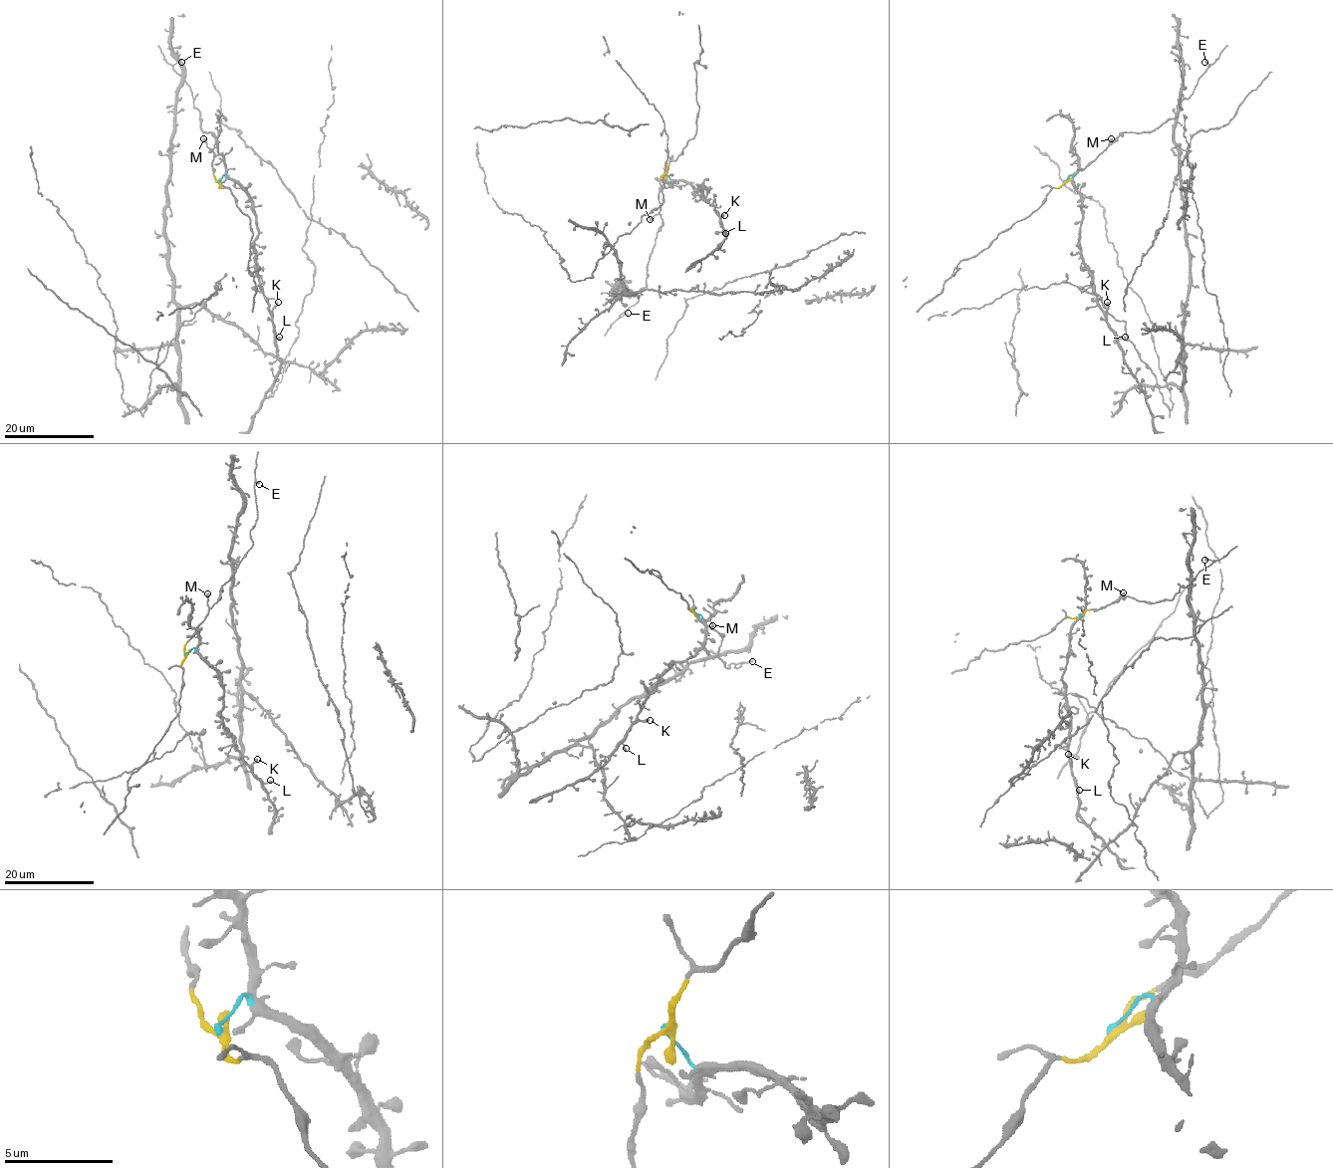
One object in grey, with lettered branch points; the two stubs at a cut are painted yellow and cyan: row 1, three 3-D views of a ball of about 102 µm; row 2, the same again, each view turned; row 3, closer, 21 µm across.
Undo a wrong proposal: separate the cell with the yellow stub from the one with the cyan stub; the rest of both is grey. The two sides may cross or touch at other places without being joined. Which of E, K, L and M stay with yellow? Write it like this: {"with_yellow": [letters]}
{"with_yellow": ["E", "M"]}

